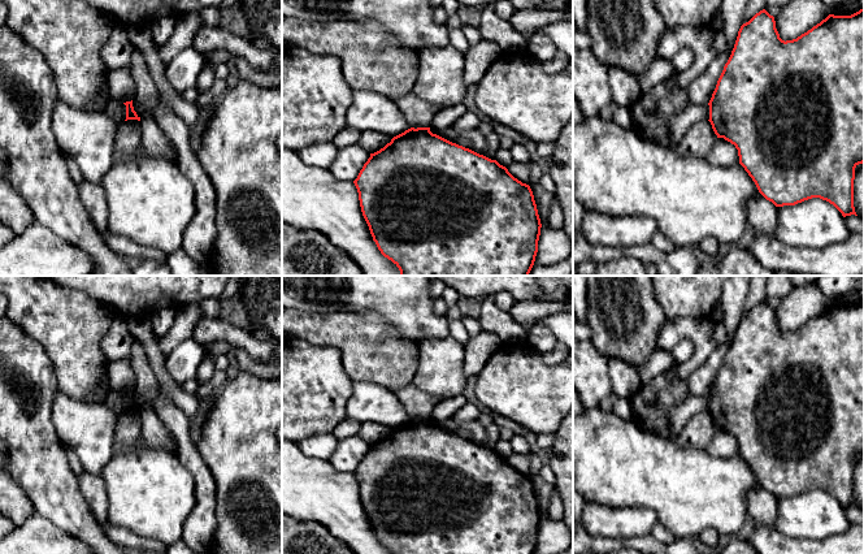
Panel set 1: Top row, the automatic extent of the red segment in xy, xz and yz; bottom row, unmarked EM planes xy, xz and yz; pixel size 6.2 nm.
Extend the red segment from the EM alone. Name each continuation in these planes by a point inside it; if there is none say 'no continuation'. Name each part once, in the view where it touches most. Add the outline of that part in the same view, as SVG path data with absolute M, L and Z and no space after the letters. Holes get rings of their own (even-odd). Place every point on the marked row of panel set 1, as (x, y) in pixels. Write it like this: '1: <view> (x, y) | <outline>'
no continuation

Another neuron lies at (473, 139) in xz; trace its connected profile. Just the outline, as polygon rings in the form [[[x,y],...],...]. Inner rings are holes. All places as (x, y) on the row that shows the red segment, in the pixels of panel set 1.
[[[430,126],[430,131],[452,143],[469,148],[479,155],[495,160],[495,152],[487,147],[486,137],[477,129],[470,131],[455,131],[452,127],[437,130]]]

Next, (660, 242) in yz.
[[[660,230],[654,234],[651,244],[661,252],[672,252],[676,248],[676,244]]]

